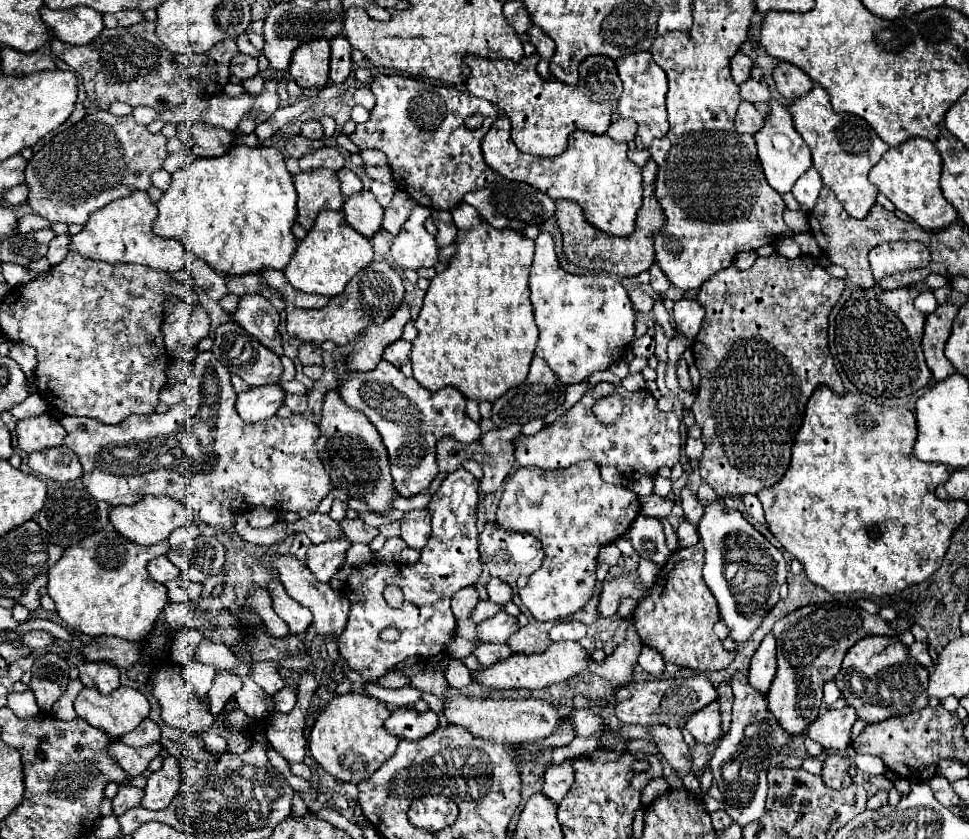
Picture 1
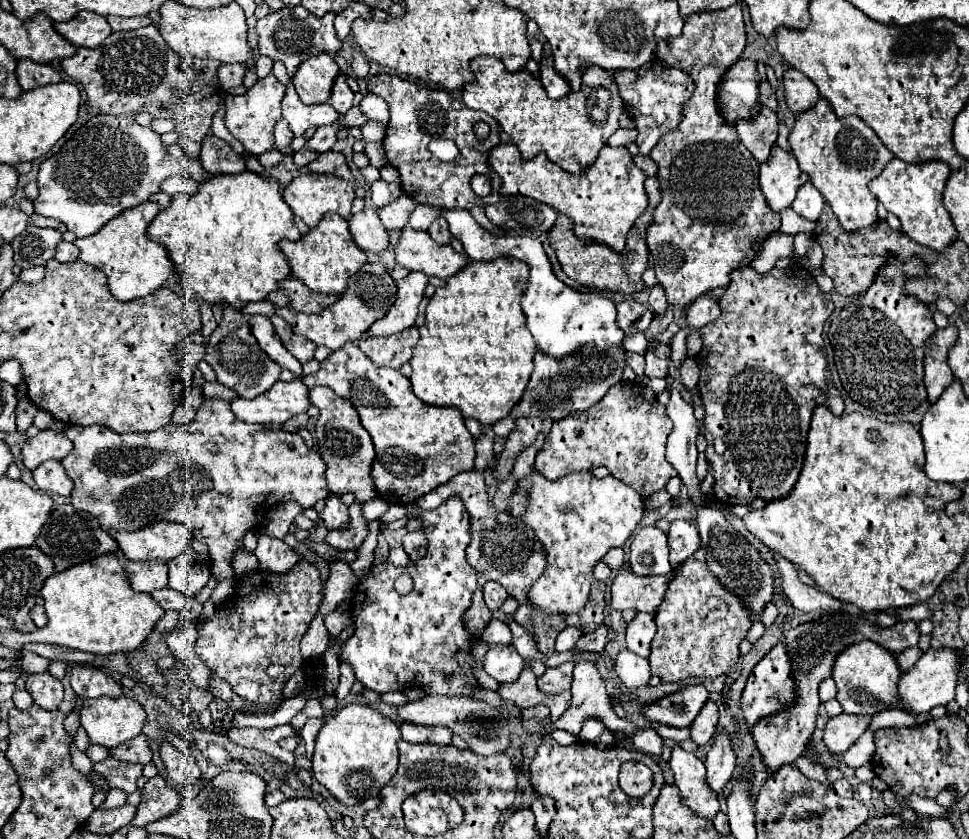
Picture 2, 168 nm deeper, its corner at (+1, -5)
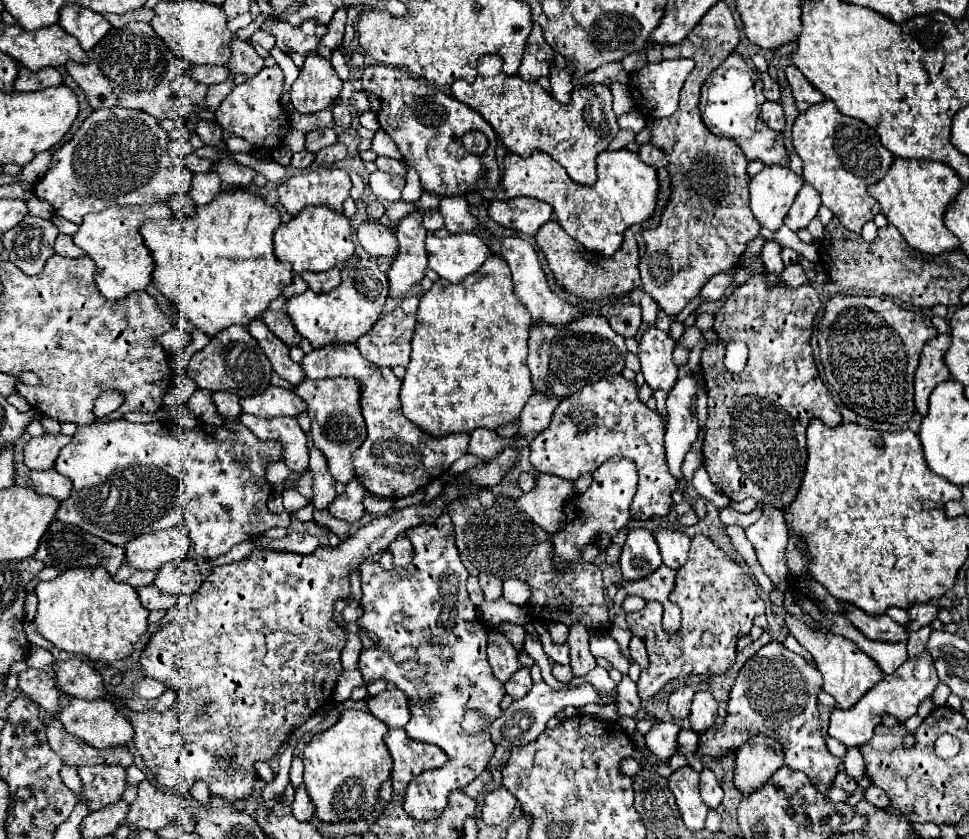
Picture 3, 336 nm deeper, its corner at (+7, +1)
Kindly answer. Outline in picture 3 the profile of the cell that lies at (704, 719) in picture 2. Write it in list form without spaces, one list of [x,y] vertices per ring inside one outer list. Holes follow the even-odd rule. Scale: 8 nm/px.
[[[696,692],[692,710],[688,716],[690,728],[694,732],[704,732],[714,724],[716,716],[718,716],[718,704],[716,704],[712,692]]]

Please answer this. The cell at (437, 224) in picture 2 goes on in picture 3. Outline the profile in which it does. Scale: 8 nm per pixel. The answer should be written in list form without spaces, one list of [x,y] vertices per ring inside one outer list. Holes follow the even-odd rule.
[[[428,210],[426,214],[424,214],[424,228],[428,230],[428,232],[436,232],[436,230],[440,230],[444,224],[442,224],[442,216],[436,212],[436,210]]]

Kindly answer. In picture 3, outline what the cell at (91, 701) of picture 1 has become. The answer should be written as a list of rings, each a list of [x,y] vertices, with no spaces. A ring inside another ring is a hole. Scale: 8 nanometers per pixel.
[[[74,698],[60,714],[60,720],[72,736],[94,748],[120,746],[132,740],[132,724],[108,700]]]

